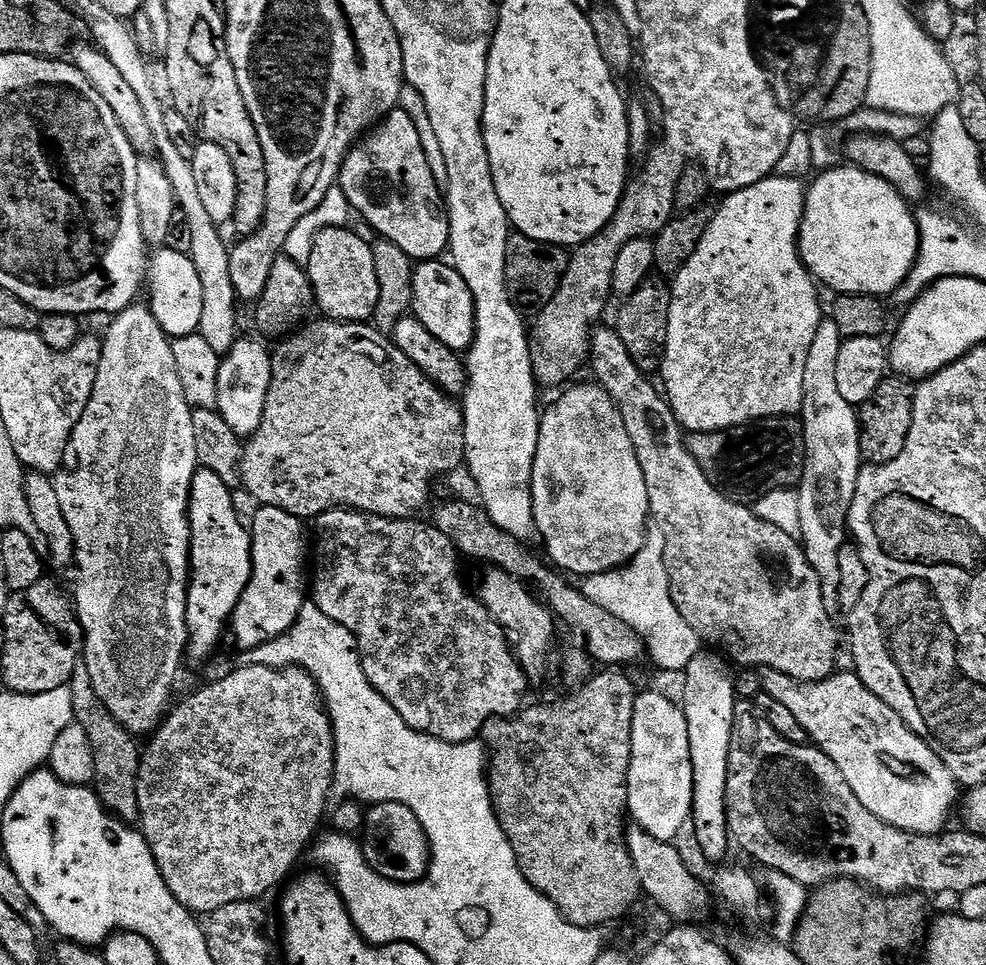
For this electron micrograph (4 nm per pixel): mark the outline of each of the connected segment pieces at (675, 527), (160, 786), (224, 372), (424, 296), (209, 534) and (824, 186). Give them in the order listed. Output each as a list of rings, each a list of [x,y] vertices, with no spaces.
[[[597,327],[593,331],[590,368],[592,364],[592,372],[596,375],[593,376],[595,383],[599,384],[601,388],[604,388],[606,394],[610,394],[613,404],[618,406],[620,420],[626,422],[626,434],[630,438],[630,442],[634,442],[636,461],[642,466],[642,474],[644,475],[644,494],[646,497],[647,511],[650,513],[651,519],[661,525],[662,532],[665,534],[662,568],[666,573],[666,582],[670,586],[670,594],[672,595],[674,606],[678,606],[678,614],[682,614],[682,618],[686,618],[686,622],[692,627],[697,637],[703,643],[704,640],[708,643],[705,645],[709,649],[723,654],[729,661],[735,662],[737,660],[740,666],[773,668],[801,682],[824,680],[826,677],[833,675],[838,668],[838,665],[836,665],[836,628],[832,625],[833,613],[824,605],[824,595],[822,594],[820,579],[812,568],[812,564],[806,558],[806,554],[804,553],[803,547],[798,543],[797,537],[778,530],[778,526],[770,526],[770,522],[758,518],[755,511],[749,505],[737,504],[735,500],[729,500],[728,497],[723,496],[713,486],[710,478],[706,478],[706,474],[702,474],[702,466],[698,466],[698,462],[694,462],[694,458],[690,454],[686,443],[686,433],[681,428],[680,423],[676,421],[676,415],[673,414],[672,408],[668,404],[663,391],[657,385],[655,388],[648,381],[651,379],[649,379],[646,373],[635,365],[631,354],[626,350],[626,345],[617,334],[615,327],[604,327]]]
[[[245,663],[243,667],[236,668],[229,676],[224,676],[221,680],[198,689],[193,696],[186,697],[176,709],[173,707],[163,717],[156,731],[151,733],[147,741],[149,742],[148,749],[145,747],[140,757],[139,831],[144,833],[144,841],[154,854],[154,862],[166,886],[170,886],[170,894],[174,894],[174,898],[178,898],[178,902],[182,902],[182,906],[186,906],[194,914],[201,914],[200,912],[211,914],[222,906],[230,906],[230,902],[243,900],[256,902],[261,899],[259,896],[266,895],[271,888],[278,887],[279,889],[293,875],[292,867],[299,862],[300,855],[303,852],[305,855],[306,849],[313,843],[314,835],[318,830],[316,827],[319,826],[323,816],[325,819],[330,808],[328,795],[331,797],[334,792],[332,779],[336,765],[336,739],[332,733],[332,720],[328,717],[328,710],[323,696],[320,695],[316,679],[306,669],[299,666],[272,668],[268,664]]]
[[[237,339],[235,346],[222,357],[218,370],[215,409],[226,422],[226,426],[230,426],[230,430],[234,430],[234,434],[241,438],[254,435],[258,426],[262,426],[267,395],[270,394],[272,352],[264,349],[259,344],[261,343],[259,339],[256,340]]]
[[[437,258],[417,263],[412,269],[412,281],[414,282],[412,295],[414,316],[450,350],[457,354],[467,353],[472,347],[476,333],[476,311],[470,286],[466,286],[462,274],[458,274],[458,270],[452,267],[451,263]]]
[[[197,467],[194,474],[194,482],[192,483],[192,493],[190,494],[190,502],[188,503],[188,521],[192,527],[192,562],[190,565],[190,579],[188,582],[188,601],[186,602],[186,622],[188,623],[188,646],[186,649],[187,659],[204,660],[207,656],[212,656],[216,652],[216,647],[220,644],[220,639],[226,636],[226,629],[229,627],[234,610],[238,606],[238,602],[242,598],[242,594],[246,590],[246,586],[252,577],[252,537],[249,529],[240,521],[240,516],[236,513],[236,504],[232,501],[234,496],[233,489],[226,486],[226,482],[222,482],[222,478],[218,478],[218,474],[214,474],[214,470],[206,470]]]
[[[837,166],[821,171],[804,194],[804,217],[800,223],[800,259],[821,285],[846,296],[891,297],[910,274],[920,249],[920,231],[909,201],[896,187],[855,166]]]

